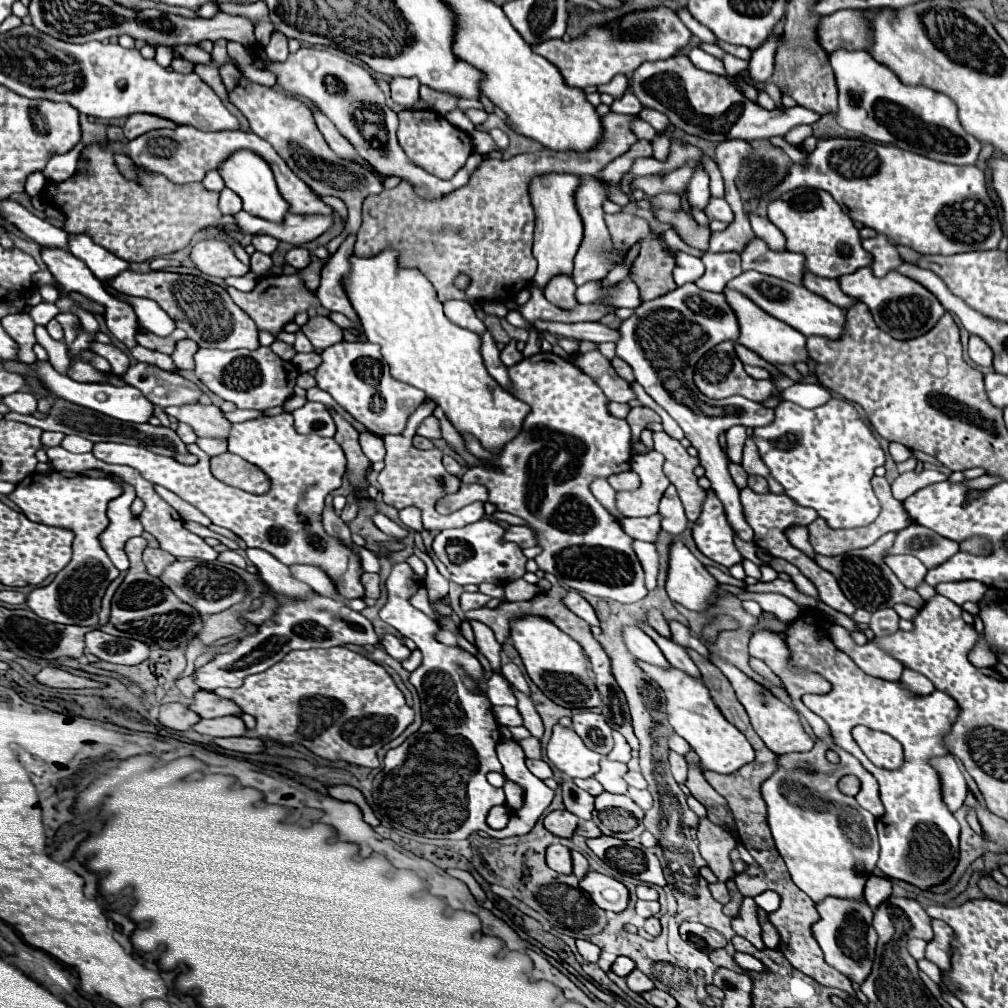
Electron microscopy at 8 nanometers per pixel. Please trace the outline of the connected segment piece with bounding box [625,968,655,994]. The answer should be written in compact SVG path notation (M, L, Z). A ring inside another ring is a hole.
M635 968L627 978L627 986L633 990L633 992L637 992L637 994L641 994L641 992L647 992L647 990L653 990L655 986L653 986L653 982L639 970L639 968Z

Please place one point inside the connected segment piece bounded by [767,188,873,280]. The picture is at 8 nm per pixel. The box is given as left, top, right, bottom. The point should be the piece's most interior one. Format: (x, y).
(813, 225)

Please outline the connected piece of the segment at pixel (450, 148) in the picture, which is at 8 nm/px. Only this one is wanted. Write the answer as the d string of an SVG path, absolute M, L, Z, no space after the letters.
M399 112L399 128L397 128L397 138L405 154L417 162L421 168L431 172L437 178L449 180L455 176L457 170L461 170L473 152L471 148L471 138L451 126L441 114L437 112Z

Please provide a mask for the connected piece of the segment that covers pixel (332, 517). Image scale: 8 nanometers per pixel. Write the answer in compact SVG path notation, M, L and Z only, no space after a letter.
M331 504L325 506L325 510L322 513L322 523L325 531L328 534L333 534L335 538L341 538L343 542L351 542L351 530L347 525L347 522L344 522L339 516L337 516L335 508Z

